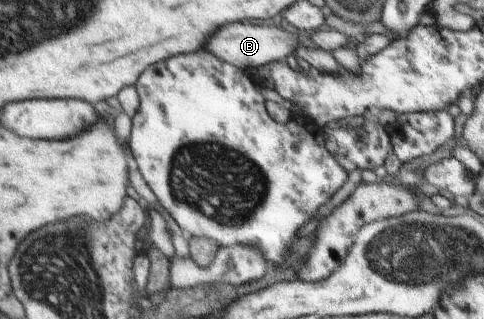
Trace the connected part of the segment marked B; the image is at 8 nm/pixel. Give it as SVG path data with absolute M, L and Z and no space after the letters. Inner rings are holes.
M232 23L230 27L222 27L222 31L216 31L216 35L210 35L210 39L204 45L204 49L210 51L220 61L235 65L236 68L241 70L246 70L247 68L257 69L270 62L292 61L292 57L295 56L294 51L298 47L318 48L308 35L302 35L302 33L298 32L291 33L270 23L264 23L264 25Z

